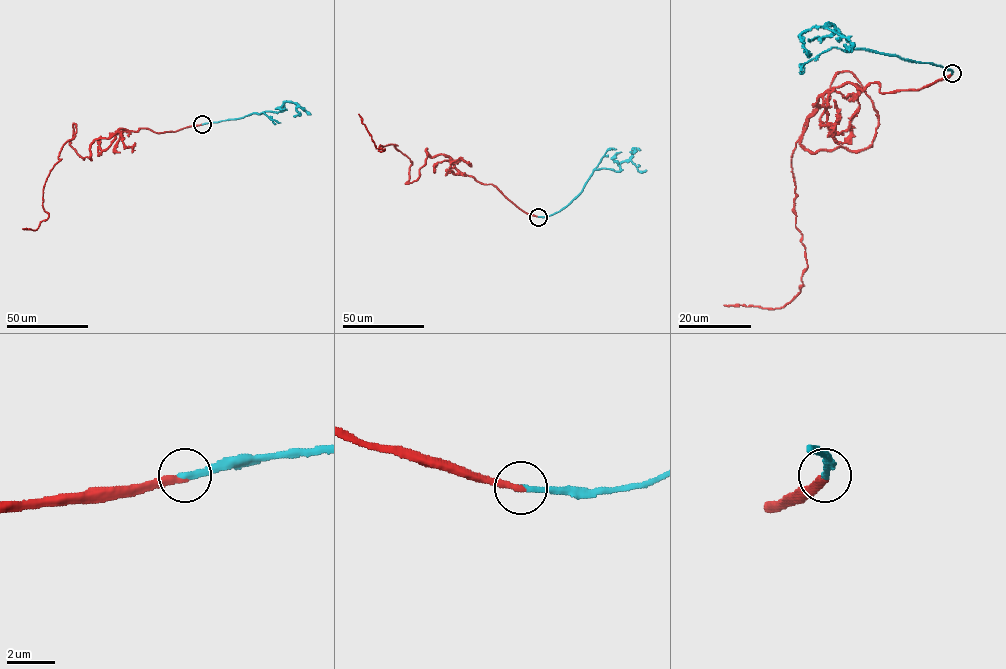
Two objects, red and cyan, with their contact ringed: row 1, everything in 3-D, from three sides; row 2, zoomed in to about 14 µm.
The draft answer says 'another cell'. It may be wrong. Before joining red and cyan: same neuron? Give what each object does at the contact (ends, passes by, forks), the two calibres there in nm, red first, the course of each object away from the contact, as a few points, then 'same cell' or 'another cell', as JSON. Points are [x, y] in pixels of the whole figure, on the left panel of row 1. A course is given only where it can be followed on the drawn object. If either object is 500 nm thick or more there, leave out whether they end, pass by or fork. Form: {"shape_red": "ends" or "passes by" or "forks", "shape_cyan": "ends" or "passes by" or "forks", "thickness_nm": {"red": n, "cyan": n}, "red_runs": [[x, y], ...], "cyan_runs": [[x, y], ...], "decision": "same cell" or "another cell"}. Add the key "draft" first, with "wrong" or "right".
{"draft": "wrong", "shape_red": "ends", "shape_cyan": "ends", "thickness_nm": {"red": 280, "cyan": 320}, "red_runs": [[202, 124], [120, 128], [92, 142], [90, 159], [70, 144], [73, 123], [43, 190], [48, 217], [22, 228]], "cyan_runs": [[202, 124], [238, 119], [252, 113], [283, 110], [286, 102], [297, 105], [298, 114], [293, 116]], "decision": "same cell"}

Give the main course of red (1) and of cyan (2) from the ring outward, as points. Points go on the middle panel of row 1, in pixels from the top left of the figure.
1: (538, 216), (426, 148), (419, 177), (405, 183), (412, 162), (395, 145), (378, 150), (358, 114)
2: (538, 216), (547, 216), (564, 208), (581, 191), (595, 170), (619, 171), (620, 164), (634, 150), (629, 152)

